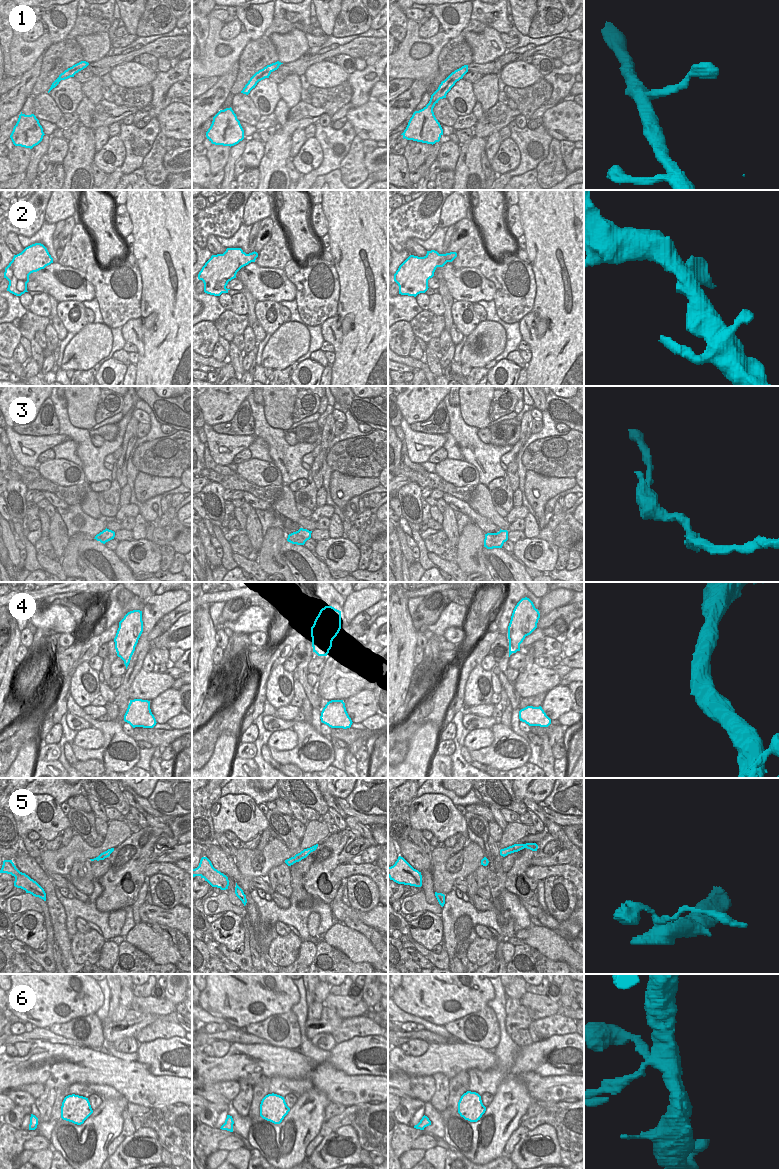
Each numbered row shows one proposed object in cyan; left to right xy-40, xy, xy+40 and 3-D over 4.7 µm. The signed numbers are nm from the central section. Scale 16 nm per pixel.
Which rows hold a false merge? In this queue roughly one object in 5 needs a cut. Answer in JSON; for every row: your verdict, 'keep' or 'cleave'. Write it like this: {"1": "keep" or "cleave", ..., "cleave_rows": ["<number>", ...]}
{"1": "keep", "2": "keep", "3": "keep", "4": "keep", "5": "keep", "6": "keep", "cleave_rows": []}

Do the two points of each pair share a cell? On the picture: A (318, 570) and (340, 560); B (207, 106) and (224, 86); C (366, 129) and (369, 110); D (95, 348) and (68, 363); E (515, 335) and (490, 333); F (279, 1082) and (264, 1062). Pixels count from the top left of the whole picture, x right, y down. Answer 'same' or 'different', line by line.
A: different
B: same
C: same
D: same
E: different
F: different

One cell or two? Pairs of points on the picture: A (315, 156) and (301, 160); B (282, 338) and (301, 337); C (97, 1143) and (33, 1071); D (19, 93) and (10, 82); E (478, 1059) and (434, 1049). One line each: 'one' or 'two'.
A: one
B: one
C: two
D: two
E: one

